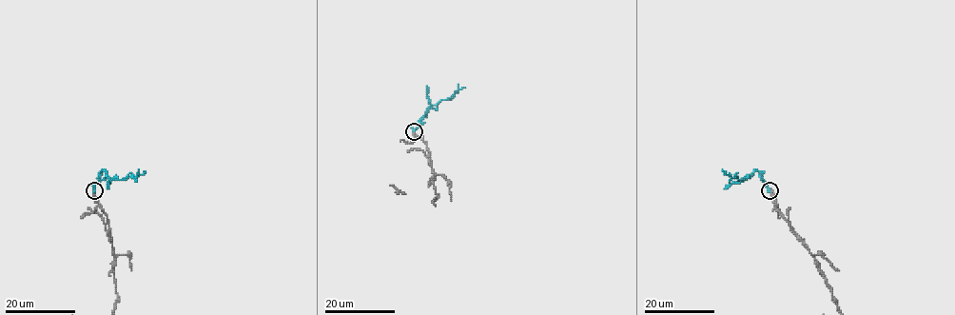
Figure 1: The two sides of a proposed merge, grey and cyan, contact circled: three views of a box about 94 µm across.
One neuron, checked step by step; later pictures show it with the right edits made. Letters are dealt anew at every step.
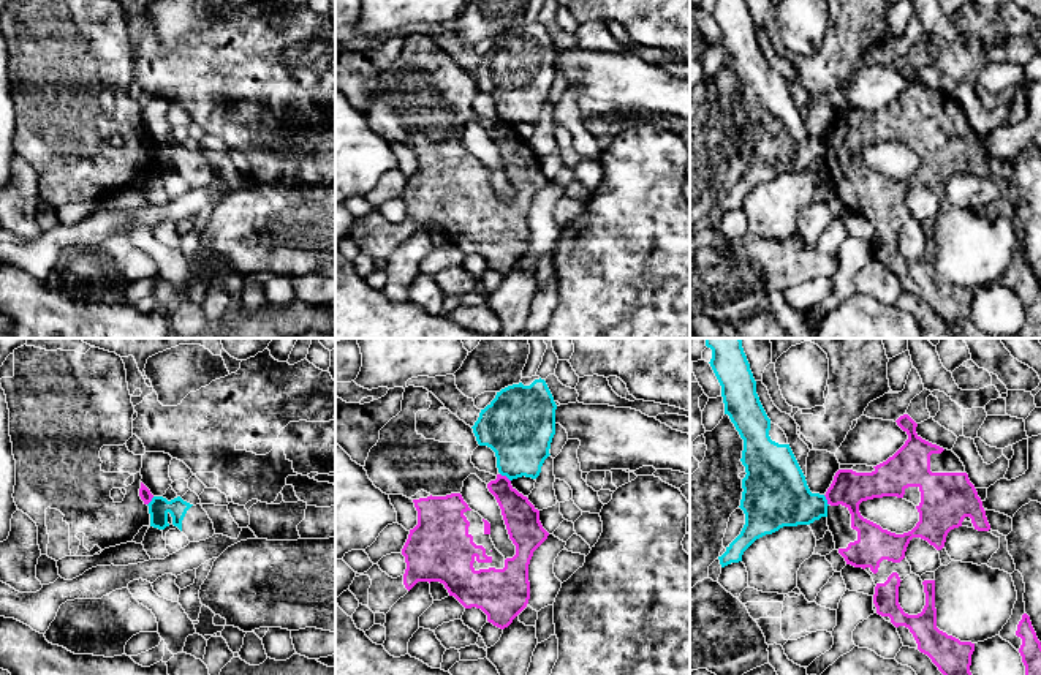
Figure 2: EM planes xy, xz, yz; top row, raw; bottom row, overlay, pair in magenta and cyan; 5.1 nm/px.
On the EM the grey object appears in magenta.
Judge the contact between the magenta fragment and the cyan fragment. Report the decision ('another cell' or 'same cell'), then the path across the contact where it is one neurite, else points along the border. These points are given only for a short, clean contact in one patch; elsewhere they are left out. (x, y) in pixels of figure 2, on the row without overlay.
another cell; border along xz (500, 119), (510, 127)

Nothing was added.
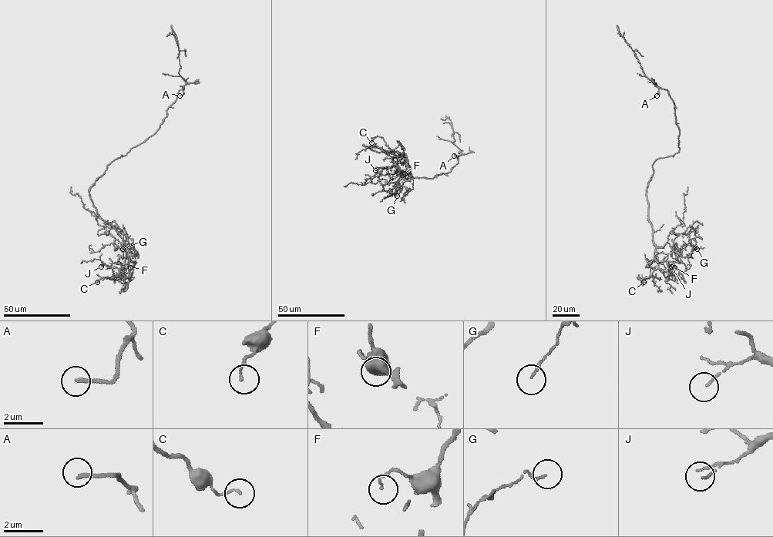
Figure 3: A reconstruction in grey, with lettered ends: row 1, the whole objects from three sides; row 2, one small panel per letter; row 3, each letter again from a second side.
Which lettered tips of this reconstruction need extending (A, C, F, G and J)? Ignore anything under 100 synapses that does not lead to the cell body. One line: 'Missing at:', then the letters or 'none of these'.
Missing at: none of these

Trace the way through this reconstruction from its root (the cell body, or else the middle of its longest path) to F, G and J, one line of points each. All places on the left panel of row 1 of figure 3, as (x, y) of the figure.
F: (109, 164), (91, 187), (89, 197), (97, 213), (119, 233), (127, 247), (128, 256), (135, 263), (130, 267)
G: (109, 164), (91, 187), (89, 197), (99, 216), (139, 256), (127, 256), (122, 249)
J: (109, 164), (91, 187), (89, 197), (129, 253), (119, 276), (113, 276), (110, 266), (101, 266)

